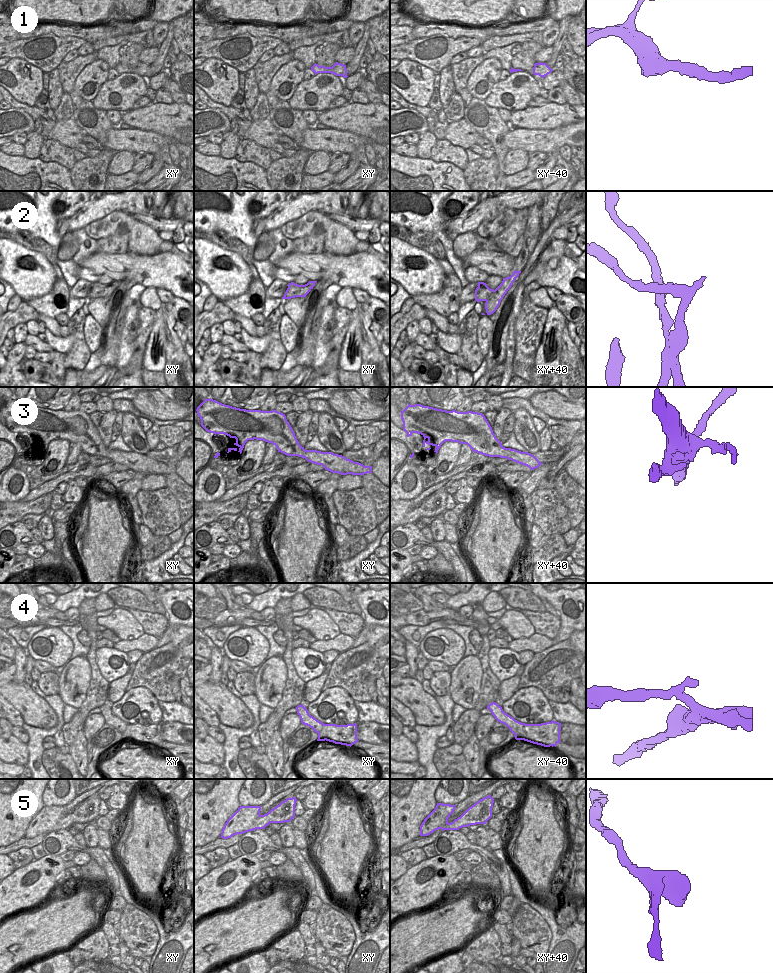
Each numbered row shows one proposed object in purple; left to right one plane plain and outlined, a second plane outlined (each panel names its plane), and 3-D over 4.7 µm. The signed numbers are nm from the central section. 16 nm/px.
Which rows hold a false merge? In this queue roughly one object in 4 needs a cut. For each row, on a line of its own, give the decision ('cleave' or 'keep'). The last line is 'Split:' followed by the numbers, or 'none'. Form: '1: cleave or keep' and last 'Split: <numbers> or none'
1: keep
2: cleave
3: keep
4: cleave
5: keep
Split: 2, 4

